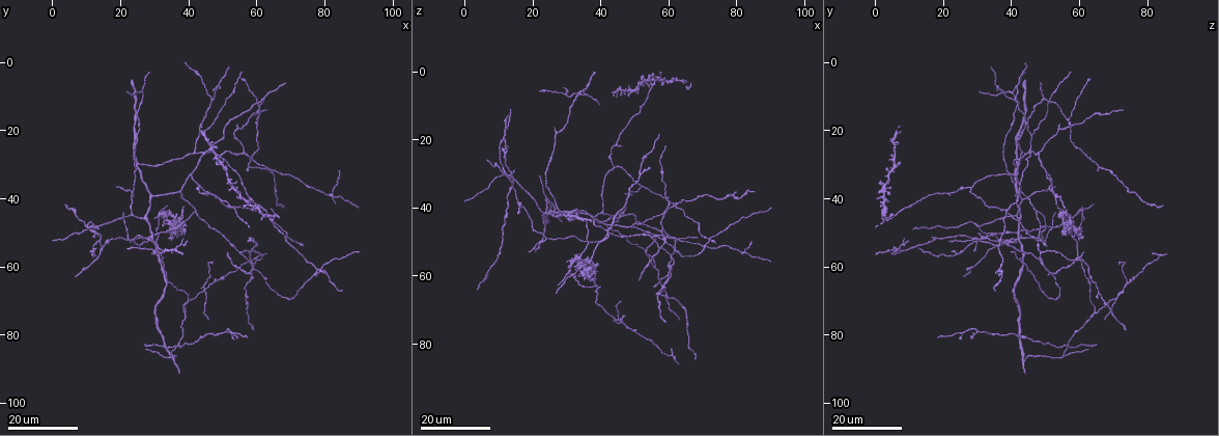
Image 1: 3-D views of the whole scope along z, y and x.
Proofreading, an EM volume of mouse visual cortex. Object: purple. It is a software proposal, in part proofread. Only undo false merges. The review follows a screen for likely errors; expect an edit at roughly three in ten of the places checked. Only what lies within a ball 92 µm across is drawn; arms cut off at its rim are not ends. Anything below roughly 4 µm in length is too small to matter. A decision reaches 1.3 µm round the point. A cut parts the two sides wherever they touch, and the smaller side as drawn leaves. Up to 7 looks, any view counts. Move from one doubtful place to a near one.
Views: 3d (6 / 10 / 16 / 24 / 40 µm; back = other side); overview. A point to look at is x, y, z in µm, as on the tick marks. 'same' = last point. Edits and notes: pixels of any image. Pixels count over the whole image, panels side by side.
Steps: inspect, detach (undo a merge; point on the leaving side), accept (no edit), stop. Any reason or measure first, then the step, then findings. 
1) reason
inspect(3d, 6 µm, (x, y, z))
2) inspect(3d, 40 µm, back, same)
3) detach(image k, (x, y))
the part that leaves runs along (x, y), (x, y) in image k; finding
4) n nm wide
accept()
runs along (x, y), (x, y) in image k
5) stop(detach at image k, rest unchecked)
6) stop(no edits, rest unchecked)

a fork
inspect(3d, 16 µm, (56.5, 26.5, 49.0))

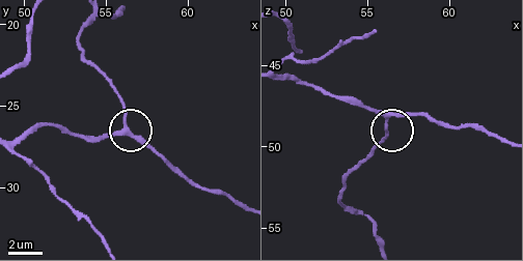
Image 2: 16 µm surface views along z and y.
inspect(3d, 10 µm, (56.1, 26.3, 48.5))

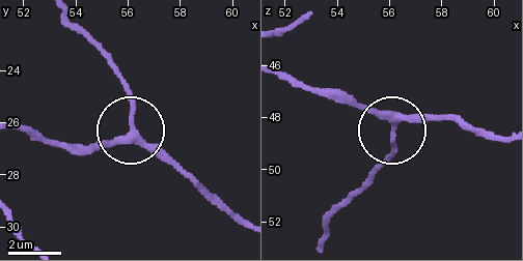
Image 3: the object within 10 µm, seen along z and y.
230 nm wide
accept()
runs along (19, 125), (59, 145), (119, 143), (133, 125), (126, 81) in image 3; all the same cell

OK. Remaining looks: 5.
three-way junction
inspect(3d, 16 µm, (47.0, 11.5, 40.5))

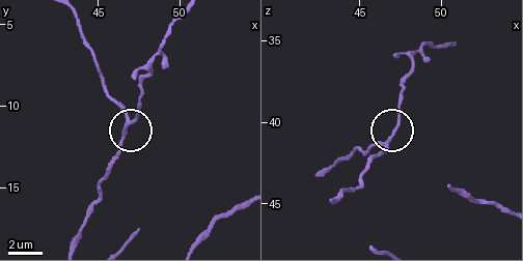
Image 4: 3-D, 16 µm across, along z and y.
inspect(3d, 10 µm, (46.9, 11.0, 40.9))

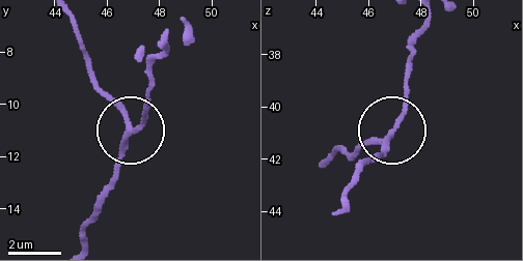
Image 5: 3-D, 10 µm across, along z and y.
side arm 15 µm
accept()
runs along (79, 243), (121, 144), (145, 110) in image 5; continuous, no second cell

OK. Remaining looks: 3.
inspect(3d, 24 µm, (28.5, 52.0, 41.5))

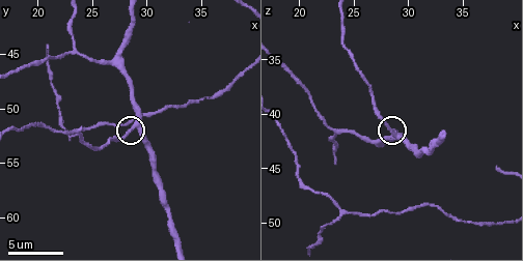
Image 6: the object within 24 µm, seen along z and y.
inspect(3d, 10 µm, (28.8, 51.8, 41.8))

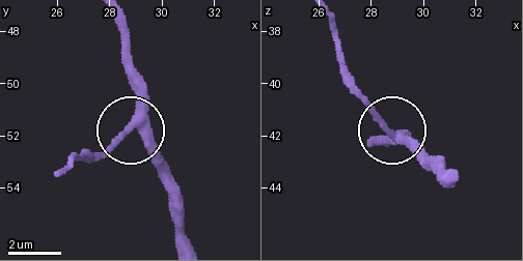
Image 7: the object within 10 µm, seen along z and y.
260 nm wide
accept()
one cell here

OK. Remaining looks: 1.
stop(no edits, rest unchecked)

